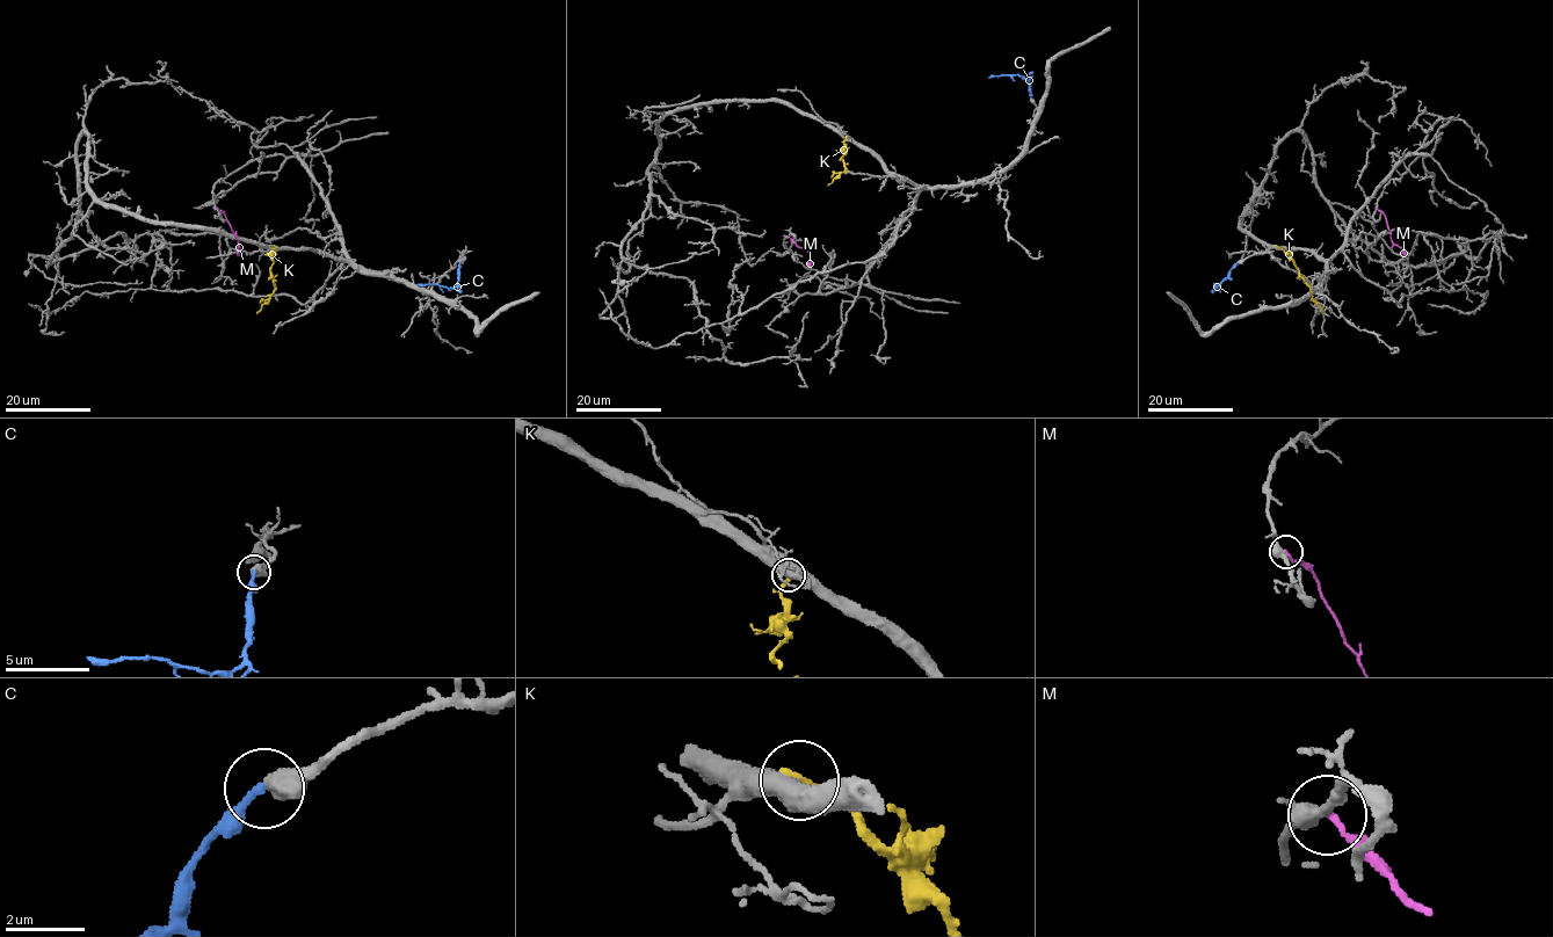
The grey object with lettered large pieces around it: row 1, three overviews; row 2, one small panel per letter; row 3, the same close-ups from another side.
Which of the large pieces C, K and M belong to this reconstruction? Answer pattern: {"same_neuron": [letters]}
{"same_neuron": ["C"]}

